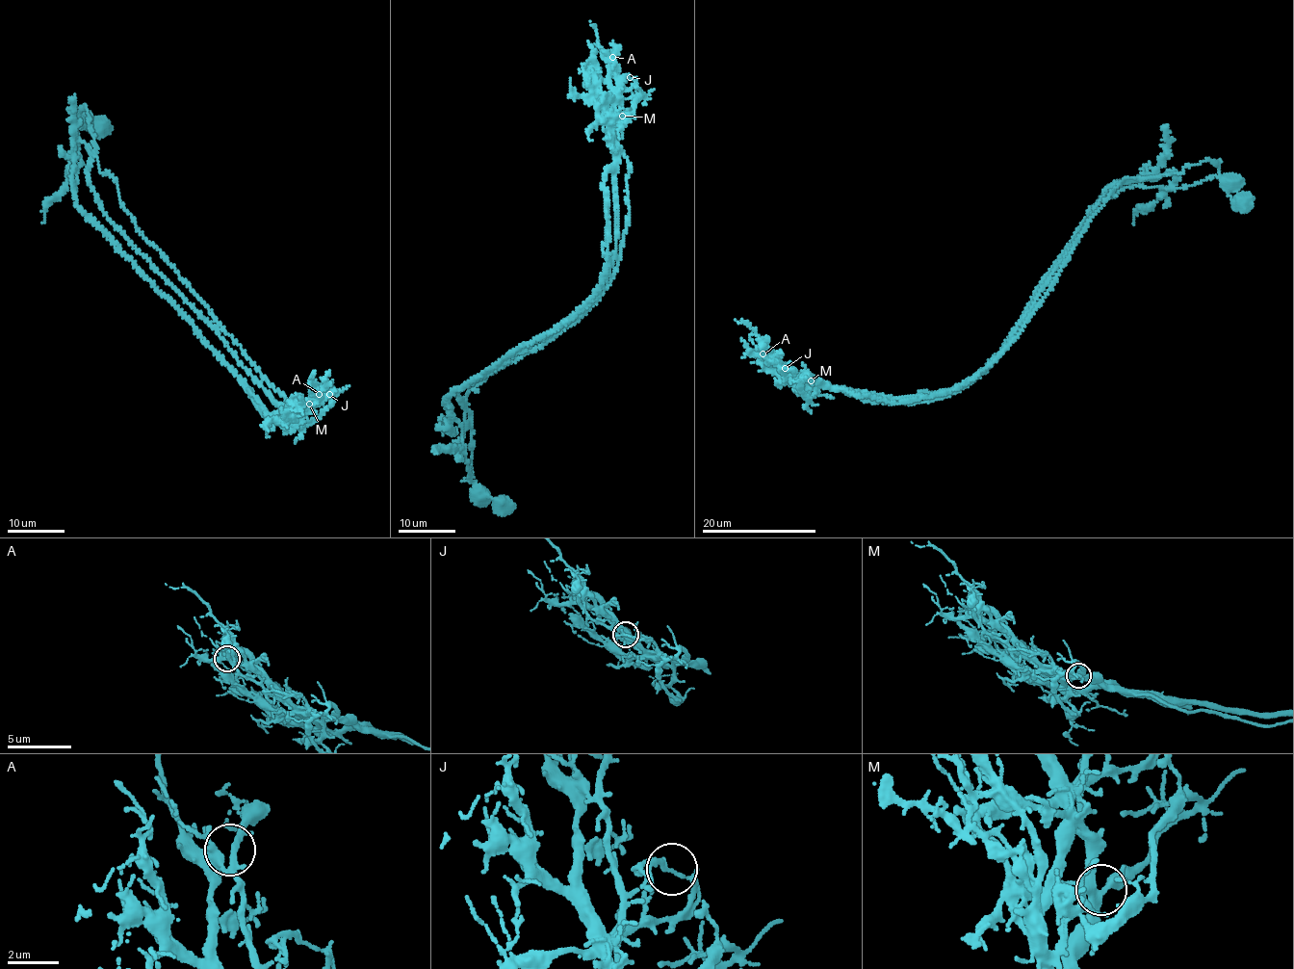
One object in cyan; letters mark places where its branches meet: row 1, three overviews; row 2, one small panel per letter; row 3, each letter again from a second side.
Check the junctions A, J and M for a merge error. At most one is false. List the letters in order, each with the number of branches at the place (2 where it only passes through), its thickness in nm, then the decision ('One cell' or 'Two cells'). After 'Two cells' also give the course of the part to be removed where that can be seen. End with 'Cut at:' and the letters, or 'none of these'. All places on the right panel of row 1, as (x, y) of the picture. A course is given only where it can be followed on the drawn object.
A: Branches: 3. Thickness 200 nm. One cell
J: Branches: 4. Thickness 120 nm. Two cells. Course of the part to remove: (785, 368), (892, 398), (963, 386), (1000, 356), (1103, 195), (1172, 174), (1174, 186), (1134, 223)
M: Branches: 5. Thickness 380 nm. One cell
Cut at: J

